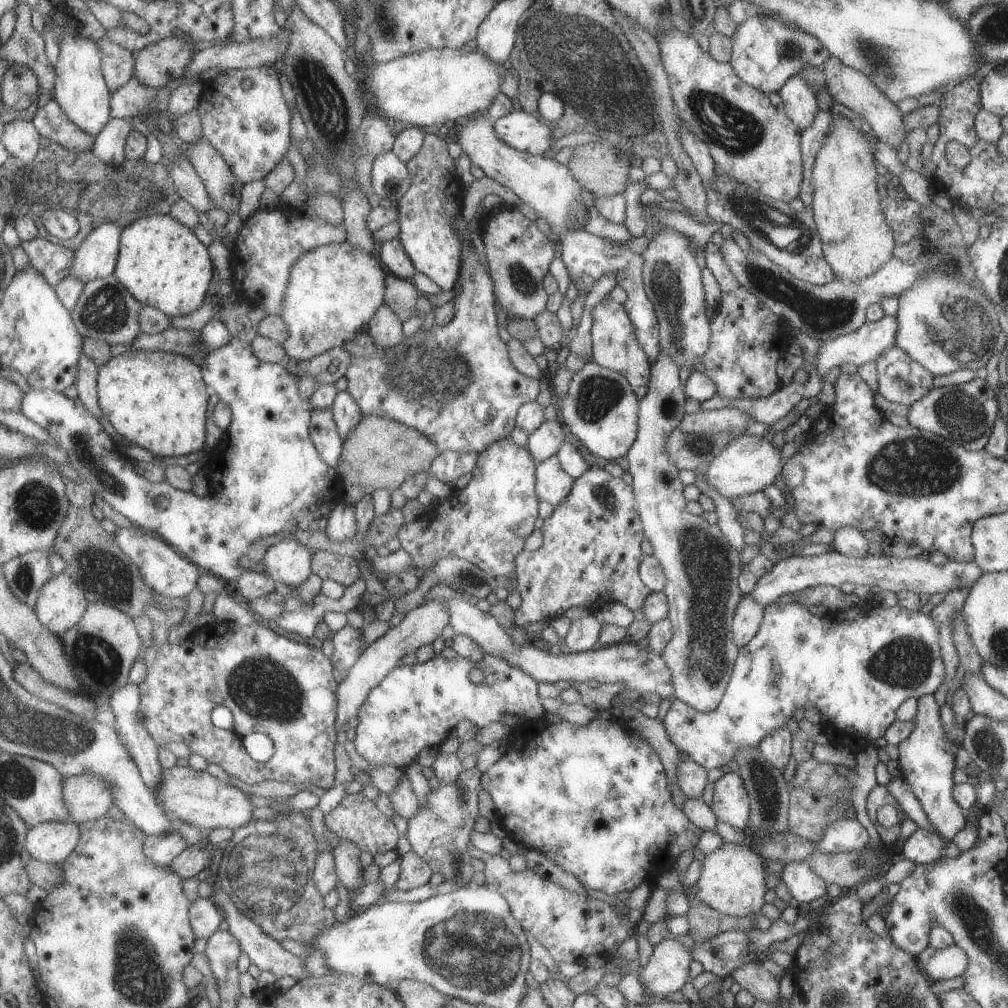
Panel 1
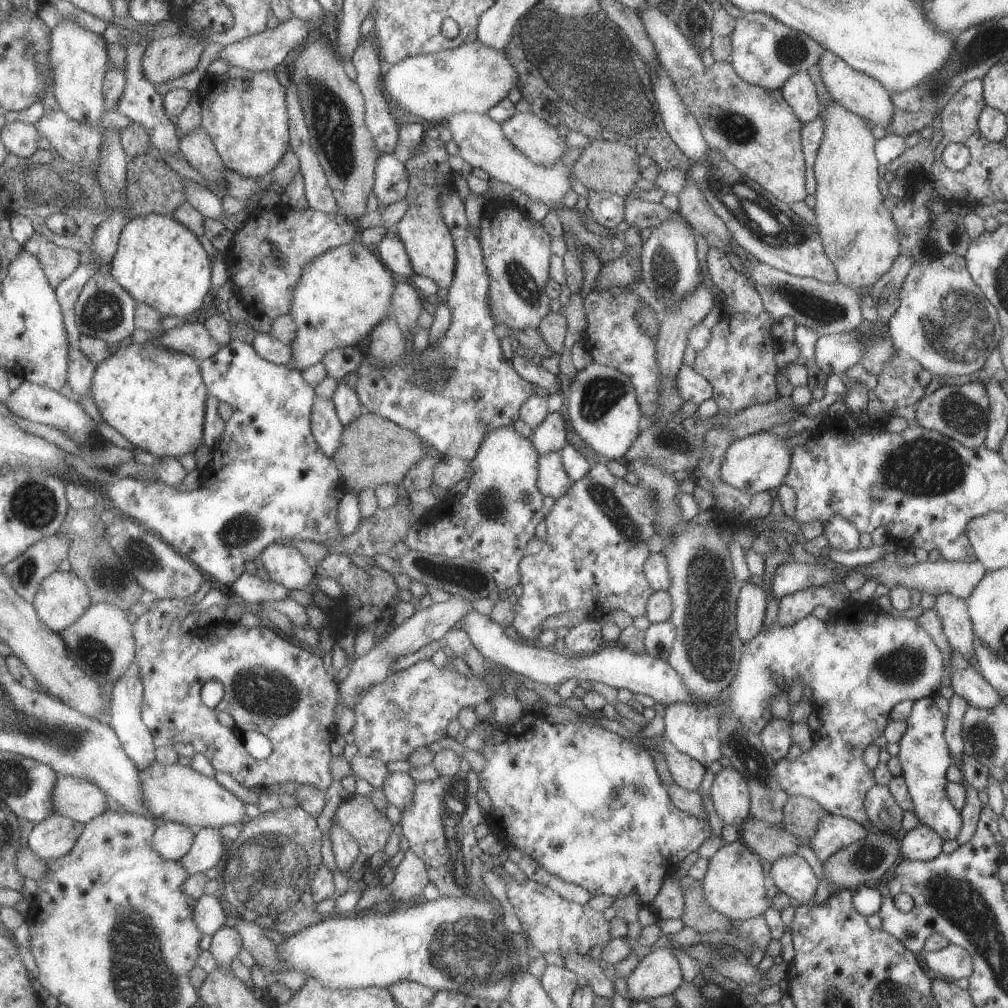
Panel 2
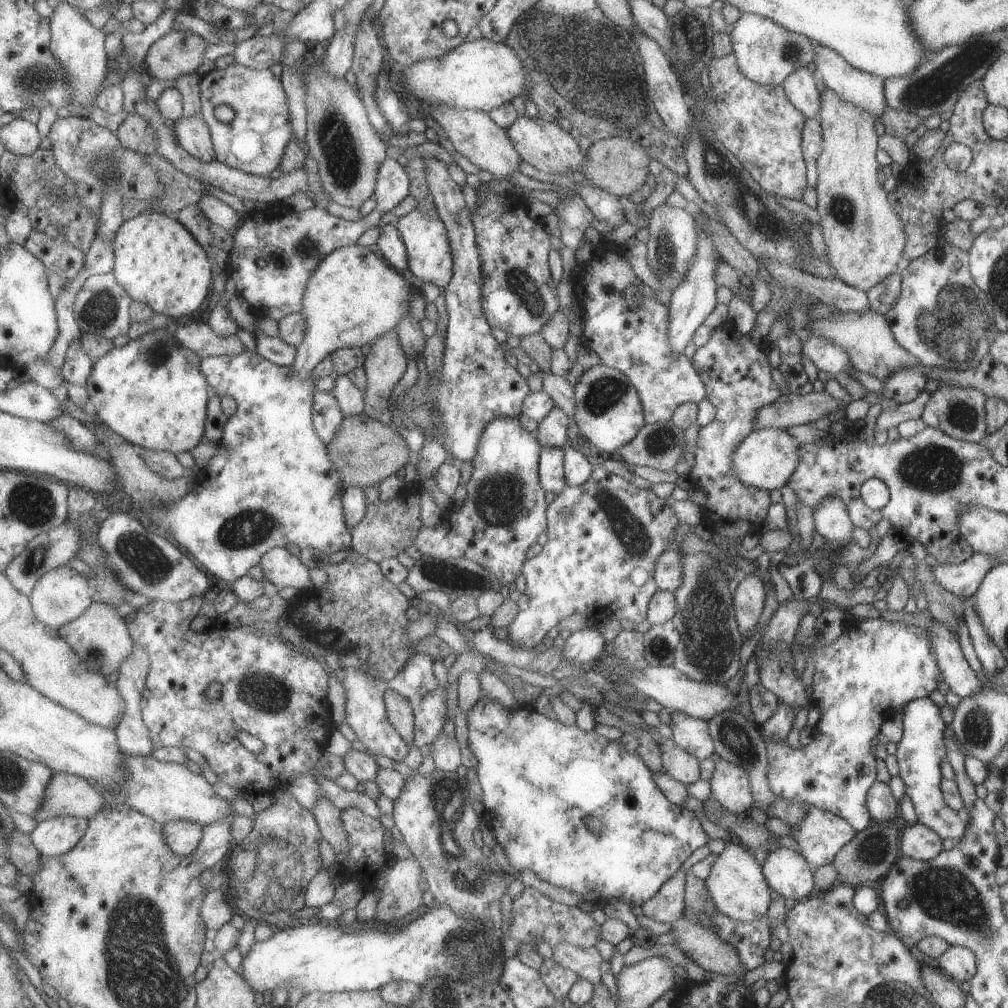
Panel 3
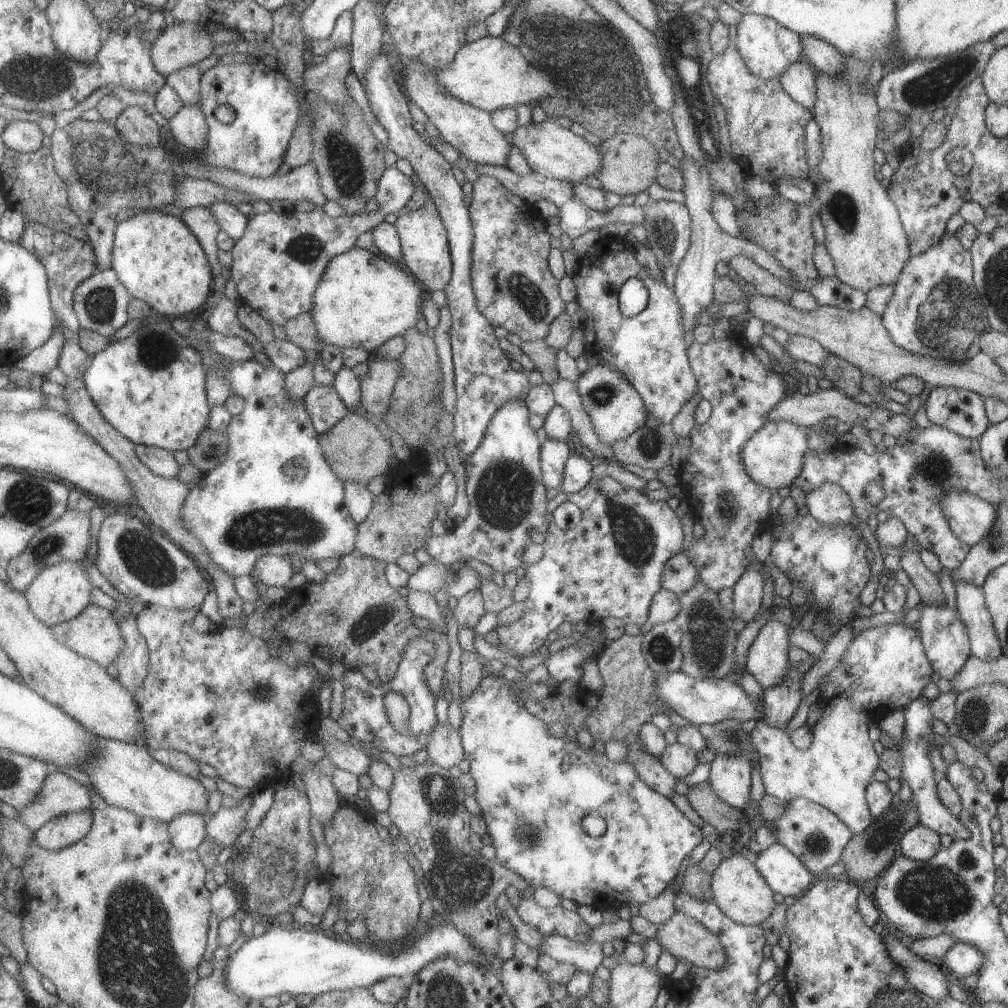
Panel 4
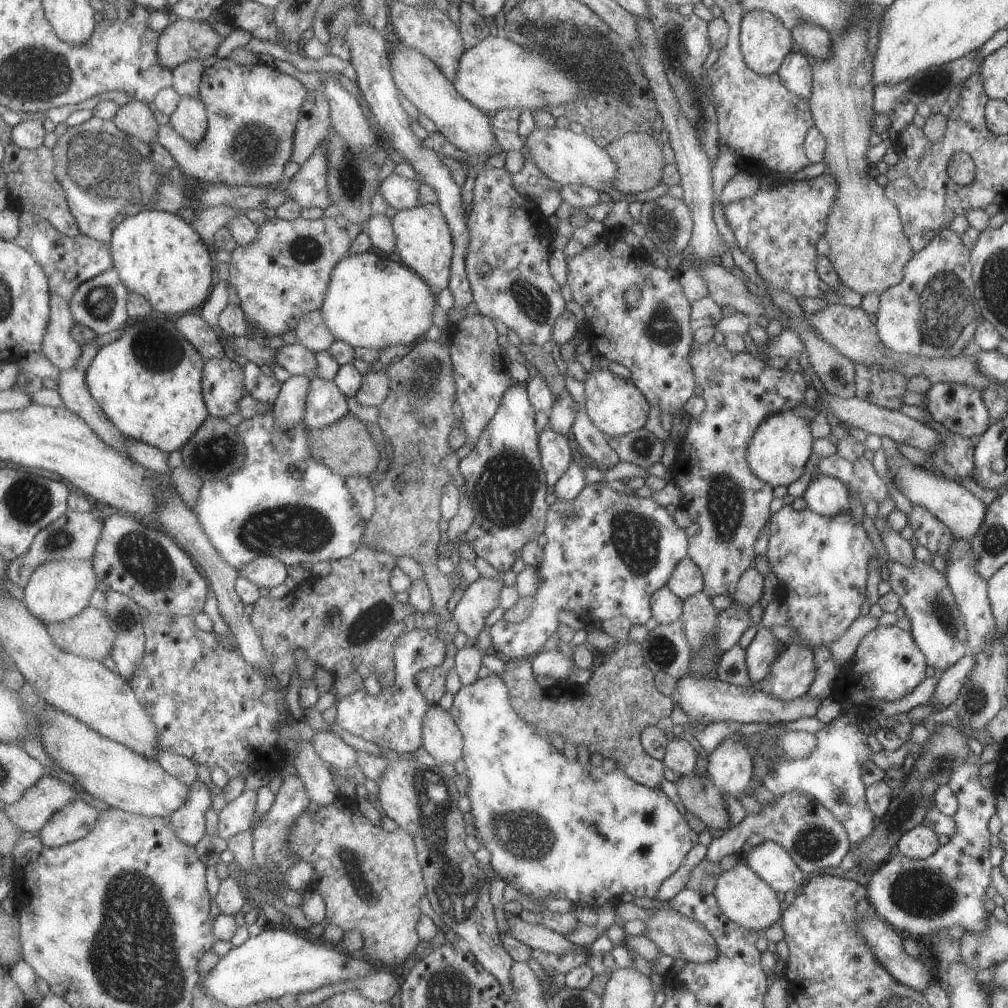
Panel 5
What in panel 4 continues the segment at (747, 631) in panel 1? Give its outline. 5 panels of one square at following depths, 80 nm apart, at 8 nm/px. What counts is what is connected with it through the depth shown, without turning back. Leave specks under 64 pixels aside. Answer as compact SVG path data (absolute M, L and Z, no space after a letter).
M745 570L745 573L735 582L731 612L735 618L743 620L745 624L755 618L761 605L763 580L755 570Z

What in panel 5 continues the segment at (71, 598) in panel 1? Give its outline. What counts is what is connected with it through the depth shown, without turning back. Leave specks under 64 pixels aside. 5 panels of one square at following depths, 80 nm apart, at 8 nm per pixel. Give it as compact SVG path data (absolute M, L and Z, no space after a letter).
M61 560L45 562L37 568L29 585L24 589L24 601L34 616L43 623L67 622L89 607L89 600L99 582L94 560Z

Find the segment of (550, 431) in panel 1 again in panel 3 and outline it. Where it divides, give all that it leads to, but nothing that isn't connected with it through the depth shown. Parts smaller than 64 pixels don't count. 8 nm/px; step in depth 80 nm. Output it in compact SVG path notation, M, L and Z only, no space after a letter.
M557 405L550 414L538 424L536 432L539 443L543 448L565 448L567 442L567 428L569 418Z

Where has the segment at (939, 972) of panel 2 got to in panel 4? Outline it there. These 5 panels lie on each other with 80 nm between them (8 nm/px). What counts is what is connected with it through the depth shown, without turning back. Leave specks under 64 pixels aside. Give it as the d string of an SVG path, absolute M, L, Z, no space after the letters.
M955 942L938 961L945 973L957 983L977 973L982 963L983 954L975 946L965 944L965 942Z

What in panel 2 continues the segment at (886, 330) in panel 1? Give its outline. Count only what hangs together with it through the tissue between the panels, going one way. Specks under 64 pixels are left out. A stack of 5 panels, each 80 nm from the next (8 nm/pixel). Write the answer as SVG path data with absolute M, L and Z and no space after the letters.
M853 332L818 336L814 344L816 365L825 376L843 373L858 362L862 344Z

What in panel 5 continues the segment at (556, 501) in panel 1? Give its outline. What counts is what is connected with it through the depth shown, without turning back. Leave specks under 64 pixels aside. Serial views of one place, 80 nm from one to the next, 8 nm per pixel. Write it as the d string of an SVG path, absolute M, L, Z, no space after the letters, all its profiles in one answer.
M549 427L540 433L542 464L550 486L556 487L557 482L567 473L567 466L571 465L571 448L567 442L568 437Z

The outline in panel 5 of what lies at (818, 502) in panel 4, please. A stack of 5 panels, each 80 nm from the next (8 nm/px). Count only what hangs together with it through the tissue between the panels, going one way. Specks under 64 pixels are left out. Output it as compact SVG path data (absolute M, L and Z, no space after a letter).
M821 474L810 480L801 497L813 514L835 516L839 512L850 512L846 488L837 478Z

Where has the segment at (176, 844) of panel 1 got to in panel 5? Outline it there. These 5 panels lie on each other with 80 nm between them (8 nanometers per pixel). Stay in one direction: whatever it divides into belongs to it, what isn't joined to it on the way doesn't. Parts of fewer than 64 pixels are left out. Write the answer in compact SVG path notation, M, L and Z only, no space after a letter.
M201 780L191 786L187 802L172 815L175 834L189 846L207 835L207 812L213 809L213 792Z

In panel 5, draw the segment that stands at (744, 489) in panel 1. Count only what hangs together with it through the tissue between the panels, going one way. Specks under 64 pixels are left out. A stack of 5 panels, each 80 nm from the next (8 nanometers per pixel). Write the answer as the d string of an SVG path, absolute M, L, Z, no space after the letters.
M779 412L767 416L755 430L753 438L745 450L745 458L750 472L761 482L772 488L788 487L805 470L805 464L812 455L810 422L795 416L793 412Z

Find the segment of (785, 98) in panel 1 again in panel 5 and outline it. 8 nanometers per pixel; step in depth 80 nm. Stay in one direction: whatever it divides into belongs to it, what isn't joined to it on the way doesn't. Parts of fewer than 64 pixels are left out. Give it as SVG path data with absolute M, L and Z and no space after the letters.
M801 51L789 52L789 56L781 62L776 74L791 94L797 98L809 100L812 80L811 65L811 60Z

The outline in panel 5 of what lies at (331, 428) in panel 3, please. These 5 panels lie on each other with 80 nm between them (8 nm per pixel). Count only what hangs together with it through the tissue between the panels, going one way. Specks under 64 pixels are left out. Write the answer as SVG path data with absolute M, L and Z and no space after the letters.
M316 377L309 390L306 422L310 429L324 429L350 414L347 397L335 381Z

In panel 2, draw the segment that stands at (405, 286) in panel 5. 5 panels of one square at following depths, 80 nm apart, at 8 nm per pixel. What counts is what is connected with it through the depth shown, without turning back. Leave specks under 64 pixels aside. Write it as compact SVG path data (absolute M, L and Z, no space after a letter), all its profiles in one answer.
M353 241L348 245L341 245L315 259L308 266L303 280L295 293L291 314L297 323L298 335L290 345L294 350L292 365L300 371L321 363L328 352L345 347L361 347L367 344L374 330L394 314L394 292L396 291L398 276L386 265L382 258L375 256L363 242Z

